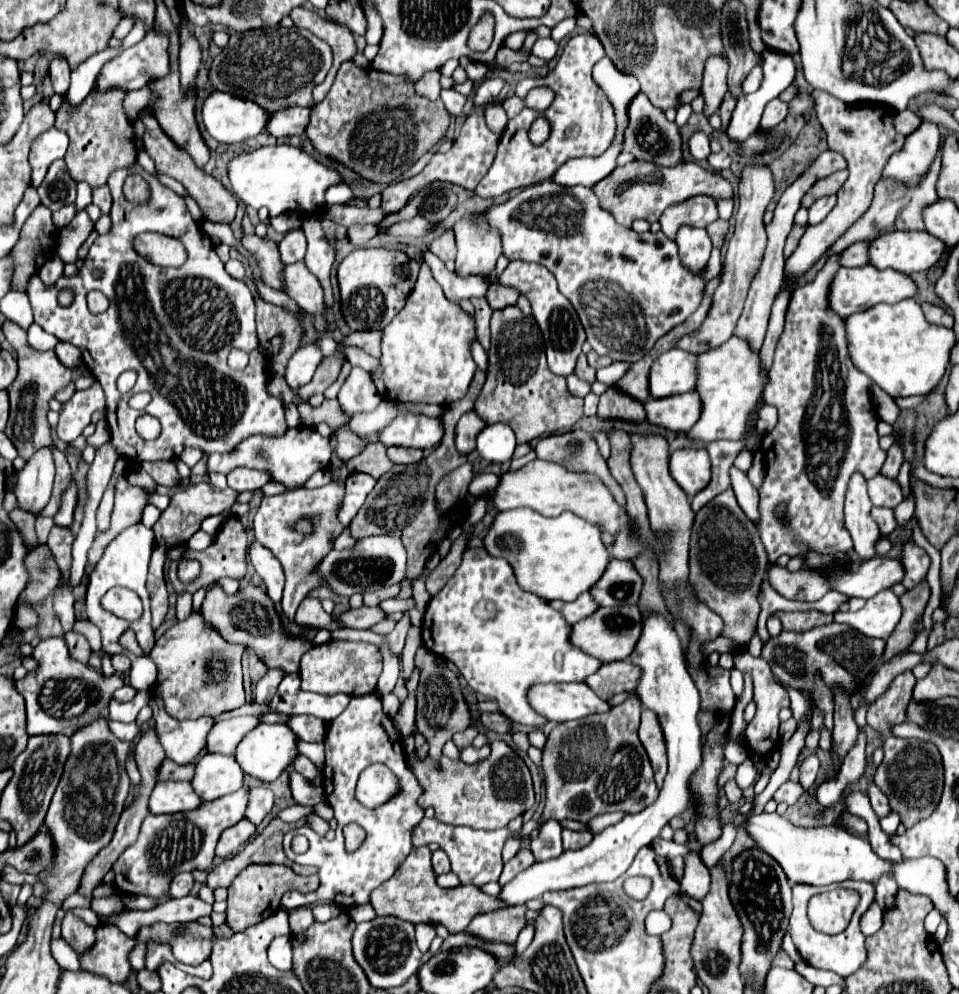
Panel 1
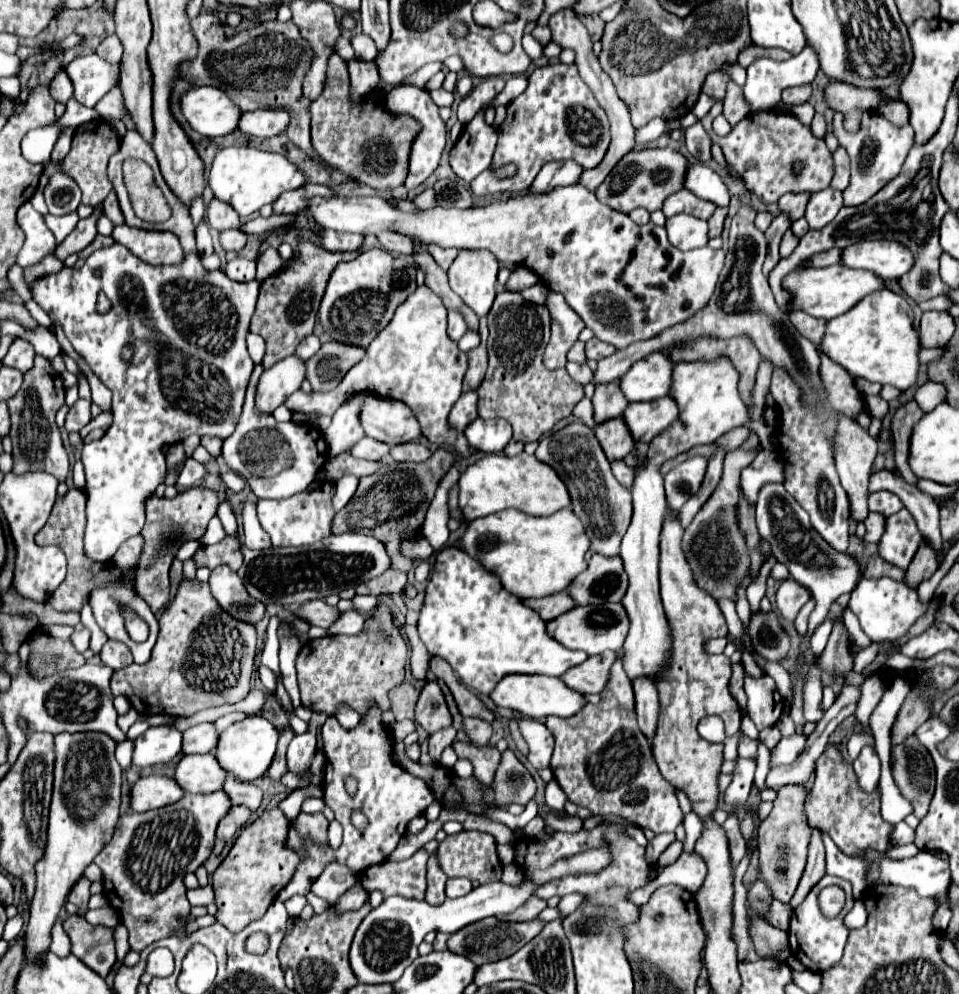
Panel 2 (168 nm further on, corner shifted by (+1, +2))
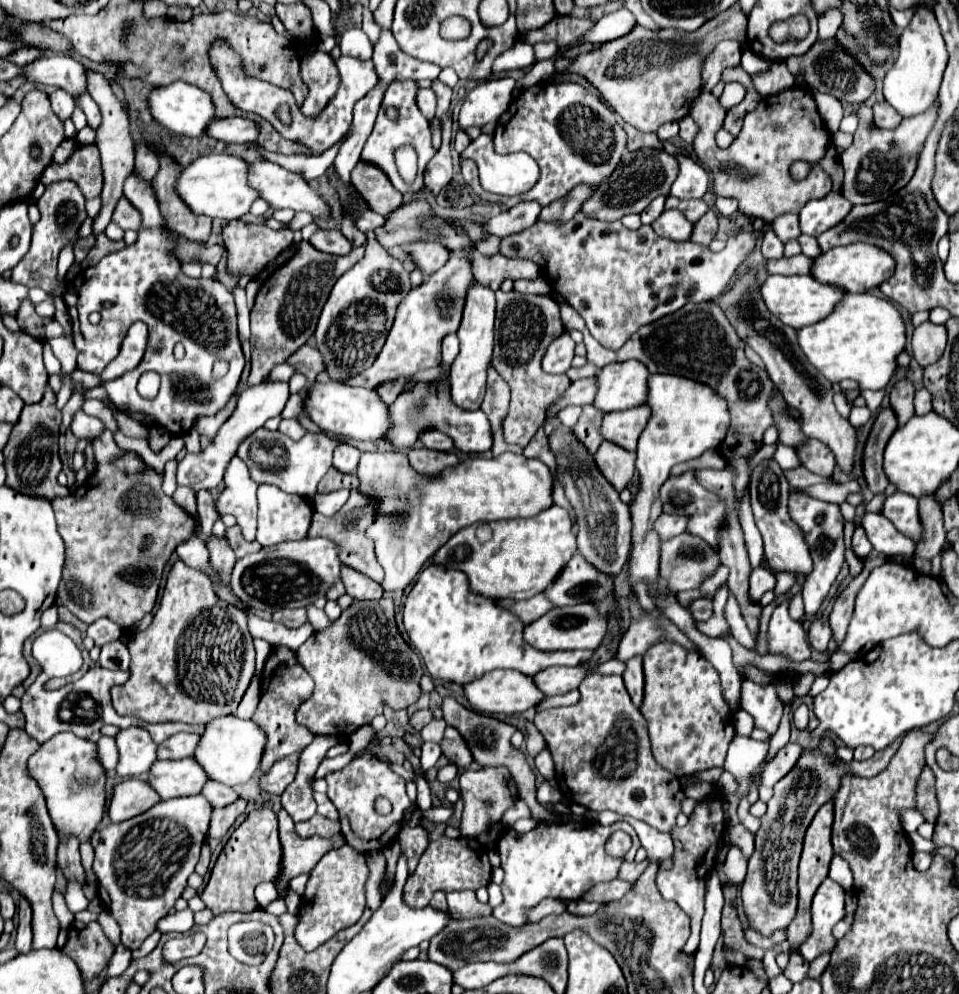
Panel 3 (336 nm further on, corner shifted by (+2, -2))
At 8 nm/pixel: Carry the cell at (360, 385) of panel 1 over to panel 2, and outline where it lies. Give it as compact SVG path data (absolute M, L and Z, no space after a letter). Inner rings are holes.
M366 393L350 397L334 413L332 423L326 429L326 445L330 457L350 451L352 445L364 437L362 425L358 423L358 409L362 407L362 397L366 397Z

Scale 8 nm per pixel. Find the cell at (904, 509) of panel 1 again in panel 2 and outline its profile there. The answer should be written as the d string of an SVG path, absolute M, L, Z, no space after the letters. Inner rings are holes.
M902 509L892 517L886 517L886 533L878 543L882 559L906 571L920 543L922 535L916 527L914 517L908 511Z

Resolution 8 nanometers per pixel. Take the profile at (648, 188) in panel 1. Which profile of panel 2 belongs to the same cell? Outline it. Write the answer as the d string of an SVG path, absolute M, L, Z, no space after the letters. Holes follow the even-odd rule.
M674 149L632 151L632 153L626 153L618 161L618 165L610 171L610 175L602 181L602 185L596 189L596 197L604 205L610 205L614 211L620 211L626 215L638 207L644 207L652 213L662 209L662 203L668 195L684 187L688 167L690 167L690 161Z

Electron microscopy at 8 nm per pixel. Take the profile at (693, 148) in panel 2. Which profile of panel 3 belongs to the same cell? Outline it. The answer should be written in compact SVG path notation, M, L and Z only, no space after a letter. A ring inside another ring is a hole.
M687 115L687 117L679 119L679 137L681 137L681 141L691 145L695 135L697 135L697 125L691 121L691 117Z

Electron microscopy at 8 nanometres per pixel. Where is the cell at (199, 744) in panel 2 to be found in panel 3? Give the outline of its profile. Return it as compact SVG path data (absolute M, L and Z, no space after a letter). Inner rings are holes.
M177 733L177 737L169 737L169 741L159 743L157 759L183 759L193 757L193 749L197 747L197 733Z

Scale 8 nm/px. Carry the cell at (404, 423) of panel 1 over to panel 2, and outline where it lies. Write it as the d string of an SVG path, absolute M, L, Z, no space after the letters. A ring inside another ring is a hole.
M368 395L360 411L360 423L368 437L388 445L400 445L422 437L412 409L390 397Z

